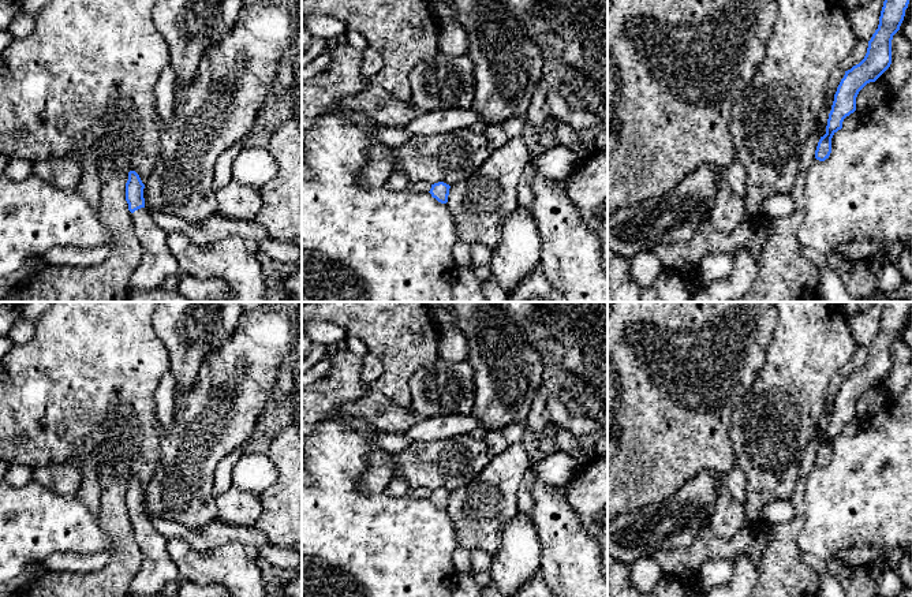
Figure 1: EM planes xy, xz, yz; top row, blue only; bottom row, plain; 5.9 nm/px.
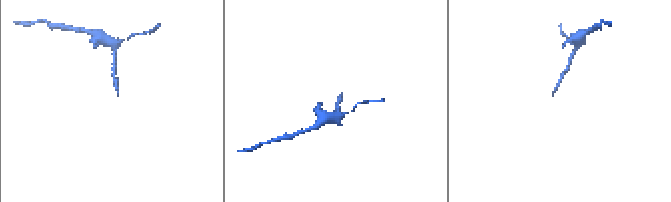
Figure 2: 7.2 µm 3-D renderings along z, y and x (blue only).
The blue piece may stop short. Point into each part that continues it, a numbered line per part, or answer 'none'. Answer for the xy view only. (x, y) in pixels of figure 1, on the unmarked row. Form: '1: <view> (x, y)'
1: xy (157, 568)

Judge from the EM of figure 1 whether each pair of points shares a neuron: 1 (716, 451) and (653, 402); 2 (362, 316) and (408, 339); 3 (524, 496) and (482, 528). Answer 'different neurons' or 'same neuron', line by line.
1: same neuron
2: same neuron
3: different neurons

